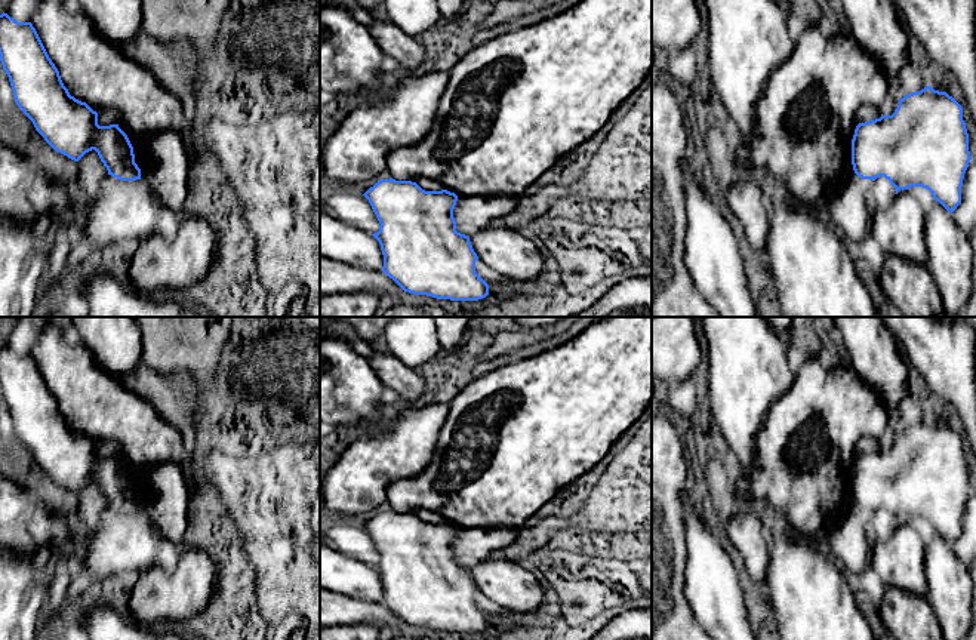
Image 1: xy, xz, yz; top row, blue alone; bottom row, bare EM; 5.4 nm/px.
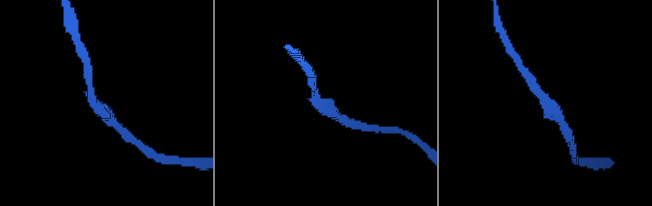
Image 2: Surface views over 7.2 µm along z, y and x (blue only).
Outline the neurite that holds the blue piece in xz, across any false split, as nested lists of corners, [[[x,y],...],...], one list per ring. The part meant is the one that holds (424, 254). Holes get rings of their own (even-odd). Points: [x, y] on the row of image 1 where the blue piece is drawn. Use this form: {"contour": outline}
{"contour": [[[390,178],[378,181],[363,196],[381,224],[372,236],[384,255],[382,273],[404,292],[450,301],[478,301],[489,295],[489,284],[475,273],[478,256],[469,237],[456,231],[455,193],[425,191],[416,182]]]}

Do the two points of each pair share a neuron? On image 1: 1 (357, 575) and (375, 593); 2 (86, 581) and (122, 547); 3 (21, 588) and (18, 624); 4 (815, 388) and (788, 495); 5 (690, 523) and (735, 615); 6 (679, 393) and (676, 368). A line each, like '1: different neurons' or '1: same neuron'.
1: same neuron
2: same neuron
3: same neuron
4: same neuron
5: same neuron
6: different neurons

